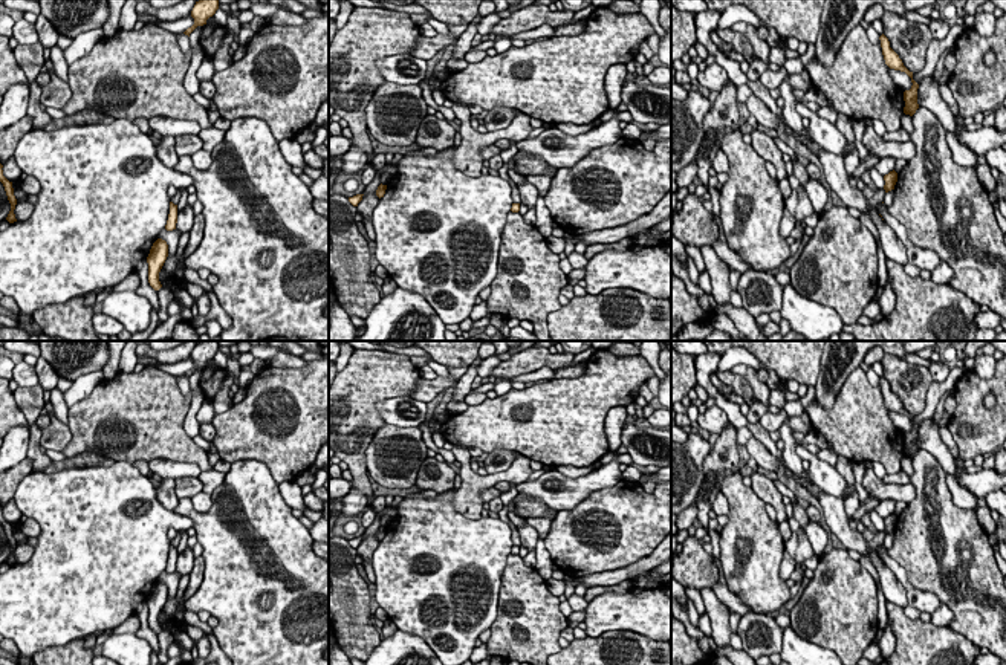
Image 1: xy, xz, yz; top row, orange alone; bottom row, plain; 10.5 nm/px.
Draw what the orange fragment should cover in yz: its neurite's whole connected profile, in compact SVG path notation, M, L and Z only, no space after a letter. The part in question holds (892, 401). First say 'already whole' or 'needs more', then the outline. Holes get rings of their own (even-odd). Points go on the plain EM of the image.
already whole; M882 376L879 382L881 382L881 390L882 390L885 407L890 411L905 414L911 420L911 425L913 425L911 431L904 434L904 443L905 443L904 456L913 459L916 453L919 451L919 446L917 446L919 427L913 422L913 414L910 414L904 408L899 397L890 390L888 381Z

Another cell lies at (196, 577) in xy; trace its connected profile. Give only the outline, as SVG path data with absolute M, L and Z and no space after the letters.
M196 556L193 570L190 573L190 582L185 589L183 598L188 601L200 587L203 581L205 560L203 556Z

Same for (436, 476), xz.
M427 457L417 472L416 486L422 491L436 491L437 494L454 489L456 472L445 462Z

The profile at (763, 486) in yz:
M758 471L751 474L751 488L766 503L772 504L777 511L777 521L789 520L786 515L786 504L783 503L783 494L777 489L774 482Z

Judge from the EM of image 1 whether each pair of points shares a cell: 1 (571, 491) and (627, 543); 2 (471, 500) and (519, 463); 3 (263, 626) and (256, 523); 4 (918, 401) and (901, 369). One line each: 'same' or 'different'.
1: different
2: same
3: same
4: same

